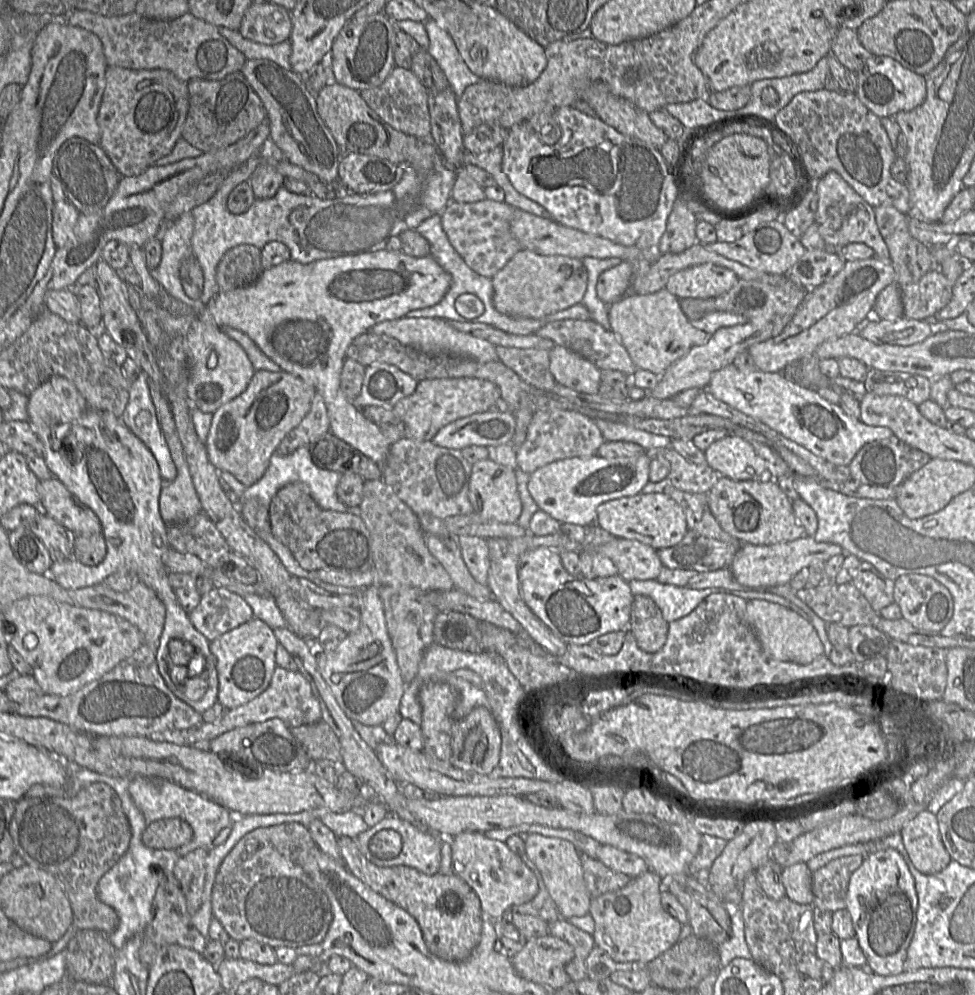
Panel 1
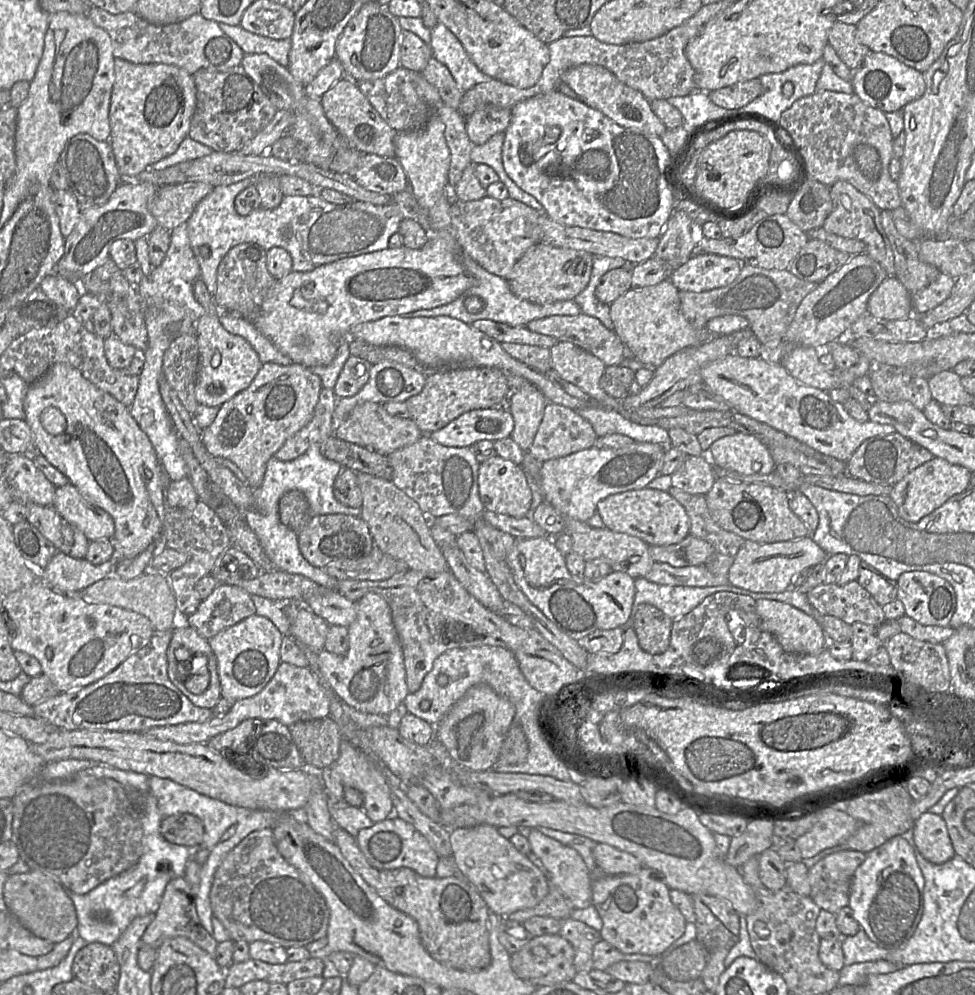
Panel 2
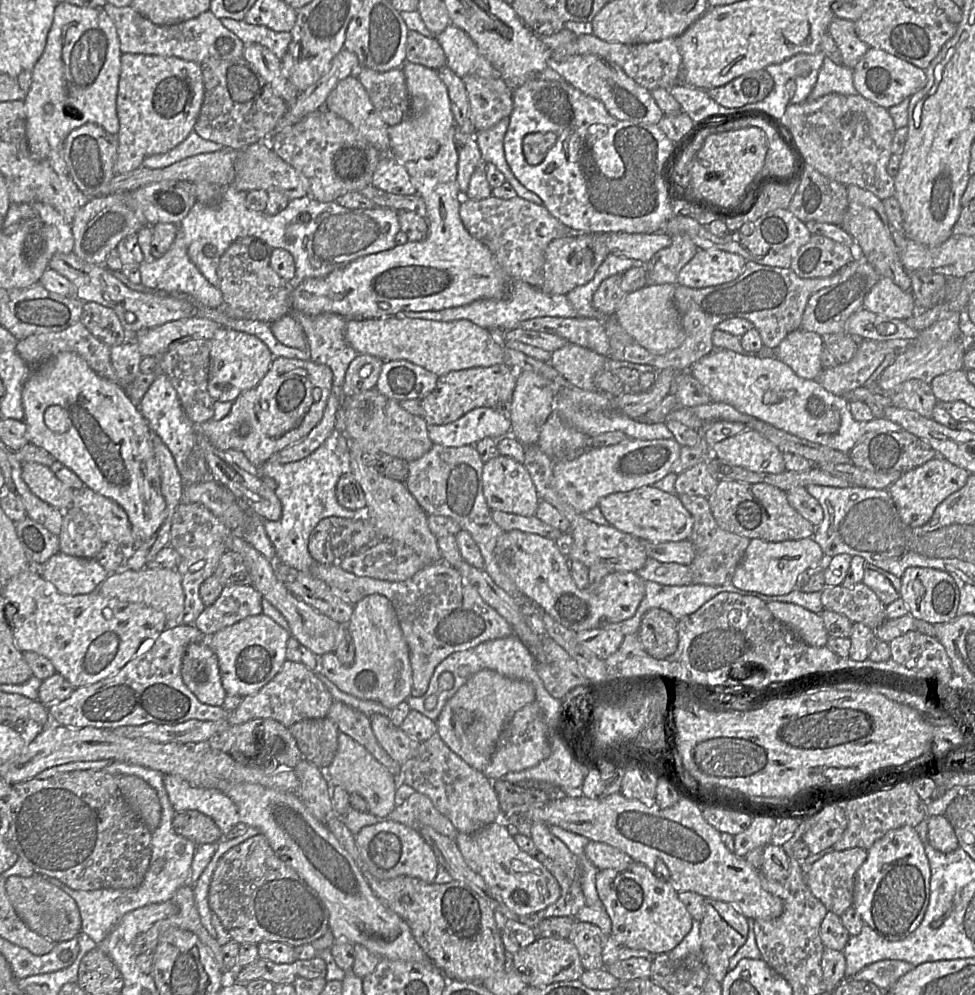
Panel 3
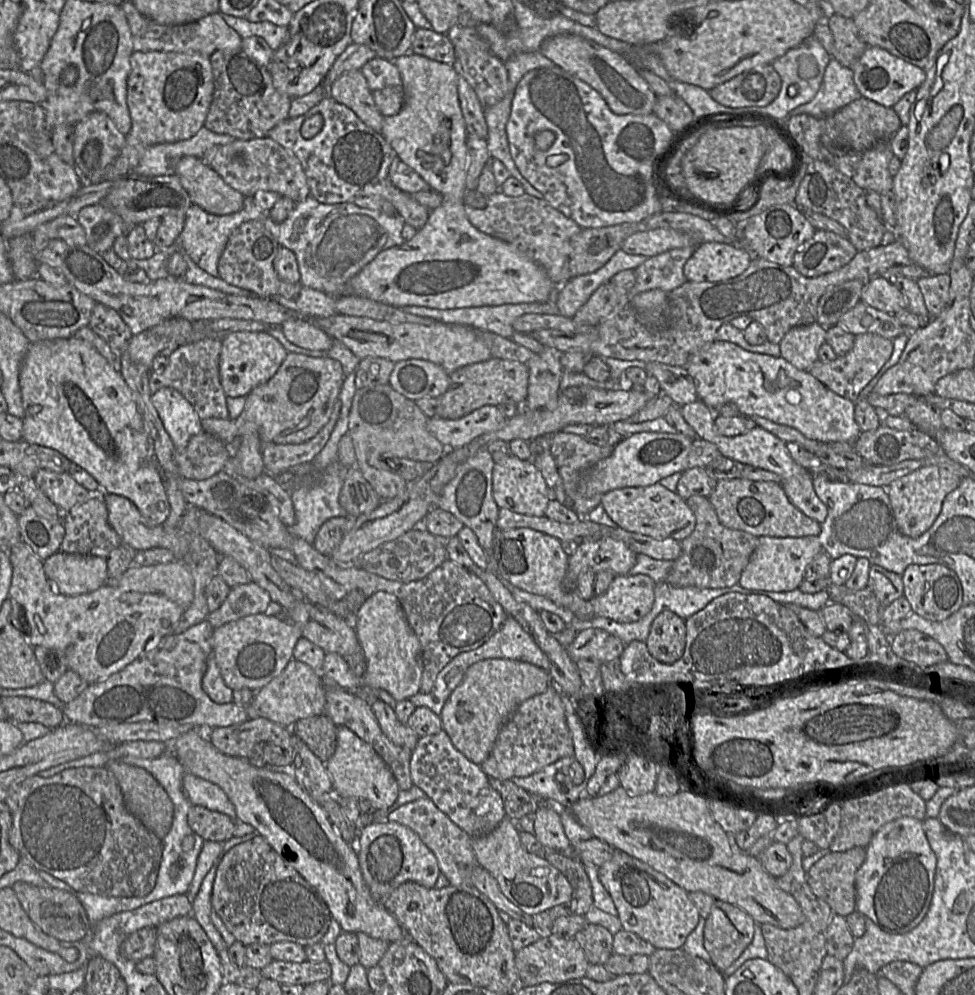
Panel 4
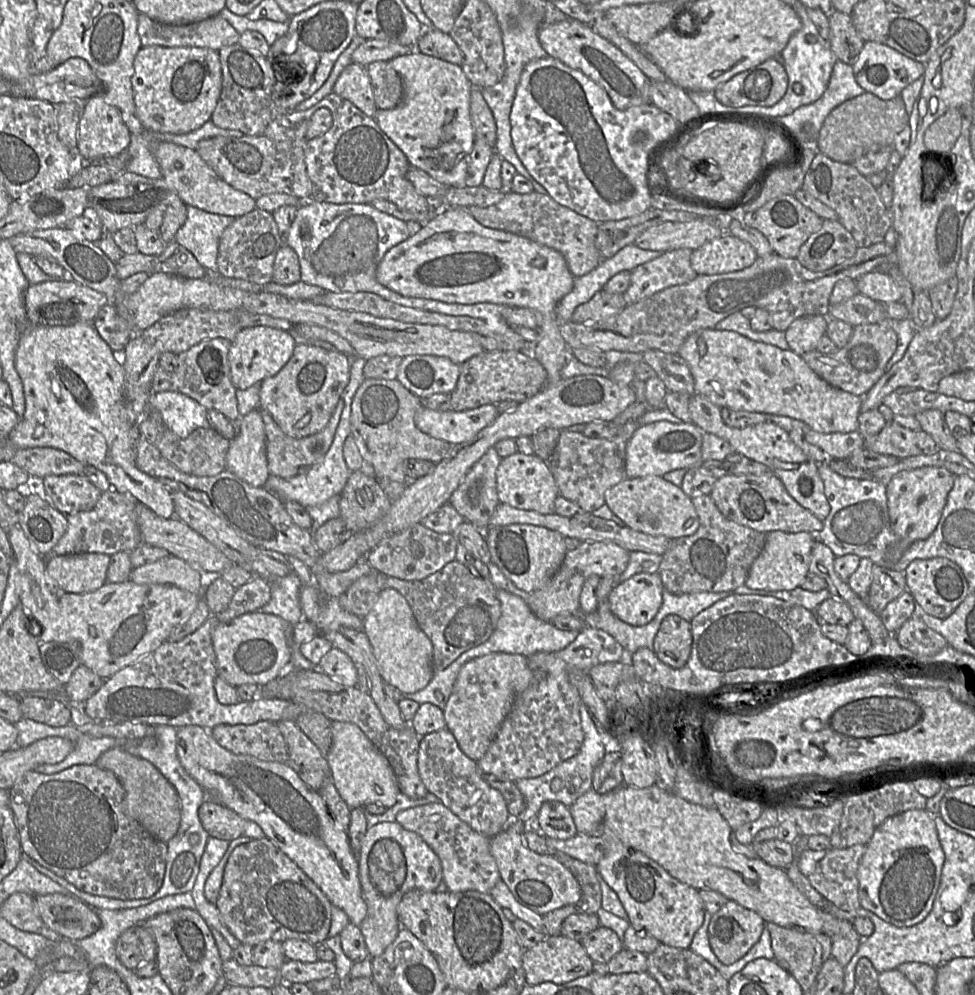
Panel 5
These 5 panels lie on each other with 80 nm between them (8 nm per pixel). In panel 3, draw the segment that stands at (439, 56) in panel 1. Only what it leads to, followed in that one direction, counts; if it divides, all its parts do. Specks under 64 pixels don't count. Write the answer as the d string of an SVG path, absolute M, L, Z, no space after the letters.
M448 25L438 35L433 35L441 45L446 65L460 78L475 74L486 79L501 78L499 72L483 57L475 43L461 29Z

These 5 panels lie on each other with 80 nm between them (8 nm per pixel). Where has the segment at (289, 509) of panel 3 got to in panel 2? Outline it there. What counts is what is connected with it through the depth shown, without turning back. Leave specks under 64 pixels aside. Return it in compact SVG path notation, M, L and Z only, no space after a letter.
M319 444L312 445L303 455L291 461L280 461L275 456L266 465L261 485L253 489L253 505L243 511L246 524L257 535L273 568L290 574L302 575L326 589L337 590L338 580L329 576L324 569L312 566L301 554L297 534L282 524L279 519L278 503L290 490L301 491L309 504L312 515L346 514L361 516L361 508L353 508L340 503L334 496L334 483L343 467L324 458Z

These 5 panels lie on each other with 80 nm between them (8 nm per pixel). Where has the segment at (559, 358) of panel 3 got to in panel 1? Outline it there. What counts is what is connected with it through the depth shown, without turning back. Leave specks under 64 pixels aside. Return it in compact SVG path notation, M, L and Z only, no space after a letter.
M554 345L549 367L558 384L587 394L599 393L601 370L581 355Z

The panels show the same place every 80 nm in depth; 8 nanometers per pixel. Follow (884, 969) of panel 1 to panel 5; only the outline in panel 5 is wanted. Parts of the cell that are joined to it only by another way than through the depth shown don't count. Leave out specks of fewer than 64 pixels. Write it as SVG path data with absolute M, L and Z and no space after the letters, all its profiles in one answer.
M909 810L876 828L857 871L861 908L896 927L912 927L929 915L945 861L934 816L926 810Z

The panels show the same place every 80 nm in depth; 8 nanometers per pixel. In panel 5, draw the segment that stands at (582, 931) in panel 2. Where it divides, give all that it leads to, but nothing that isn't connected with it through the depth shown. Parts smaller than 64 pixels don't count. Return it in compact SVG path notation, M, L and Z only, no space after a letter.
M603 926L587 934L580 942L594 963L607 964L624 949L619 936L612 929Z

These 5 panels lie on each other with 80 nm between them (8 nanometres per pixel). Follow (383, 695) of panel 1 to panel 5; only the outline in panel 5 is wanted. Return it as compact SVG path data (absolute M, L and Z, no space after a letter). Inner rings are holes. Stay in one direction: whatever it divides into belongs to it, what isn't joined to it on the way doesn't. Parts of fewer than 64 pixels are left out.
M385 588L380 592L373 608L363 618L362 631L369 639L385 683L394 686L402 694L418 692L428 685L434 675L433 645L399 591ZM332 647L317 665L317 669L345 686L357 686L357 667L342 650Z

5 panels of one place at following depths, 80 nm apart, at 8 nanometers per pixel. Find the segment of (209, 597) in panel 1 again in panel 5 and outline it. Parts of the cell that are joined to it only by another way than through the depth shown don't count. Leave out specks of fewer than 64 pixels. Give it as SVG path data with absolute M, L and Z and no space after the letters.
M254 575L247 583L236 588L229 605L215 615L217 622L228 622L248 612L258 611L271 598L271 582L263 575Z

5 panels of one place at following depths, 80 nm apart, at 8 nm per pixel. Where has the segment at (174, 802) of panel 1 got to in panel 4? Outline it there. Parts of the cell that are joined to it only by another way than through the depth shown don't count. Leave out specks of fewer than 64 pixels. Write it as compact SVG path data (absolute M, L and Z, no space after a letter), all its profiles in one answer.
M186 772L183 776L183 789L192 806L203 806L237 820L233 803L217 784Z

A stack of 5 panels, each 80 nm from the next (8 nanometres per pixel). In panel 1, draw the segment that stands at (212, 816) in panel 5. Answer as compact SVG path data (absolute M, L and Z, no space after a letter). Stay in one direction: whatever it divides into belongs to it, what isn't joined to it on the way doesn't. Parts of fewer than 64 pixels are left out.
M178 817L163 818L149 823L142 833L141 841L153 849L177 849L193 837L190 824Z

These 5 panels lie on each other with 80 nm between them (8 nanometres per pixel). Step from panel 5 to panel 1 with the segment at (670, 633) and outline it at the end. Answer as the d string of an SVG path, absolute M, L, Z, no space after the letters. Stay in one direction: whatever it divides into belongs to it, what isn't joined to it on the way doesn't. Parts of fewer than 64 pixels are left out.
M633 597L628 629L642 651L656 653L661 650L667 640L668 625L651 598Z

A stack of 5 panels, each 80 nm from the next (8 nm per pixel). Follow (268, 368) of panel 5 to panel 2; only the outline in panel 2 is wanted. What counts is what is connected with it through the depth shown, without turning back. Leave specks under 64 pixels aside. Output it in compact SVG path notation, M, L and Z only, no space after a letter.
M202 278L193 284L194 297L204 308L204 314L195 322L193 334L198 343L200 364L195 385L195 398L200 405L220 407L235 395L247 389L262 363L253 347L241 336L226 331L219 322L220 309L214 302Z

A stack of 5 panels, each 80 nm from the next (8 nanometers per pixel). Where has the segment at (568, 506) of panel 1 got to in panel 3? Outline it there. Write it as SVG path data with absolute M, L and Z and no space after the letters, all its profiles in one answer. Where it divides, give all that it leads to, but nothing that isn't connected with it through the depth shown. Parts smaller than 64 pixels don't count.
M626 439L619 444L603 448L590 447L575 459L554 462L553 487L577 512L585 514L598 506L599 501L613 493L628 492L644 486L652 486L671 472L671 466L679 457L681 446L675 439L639 440Z

